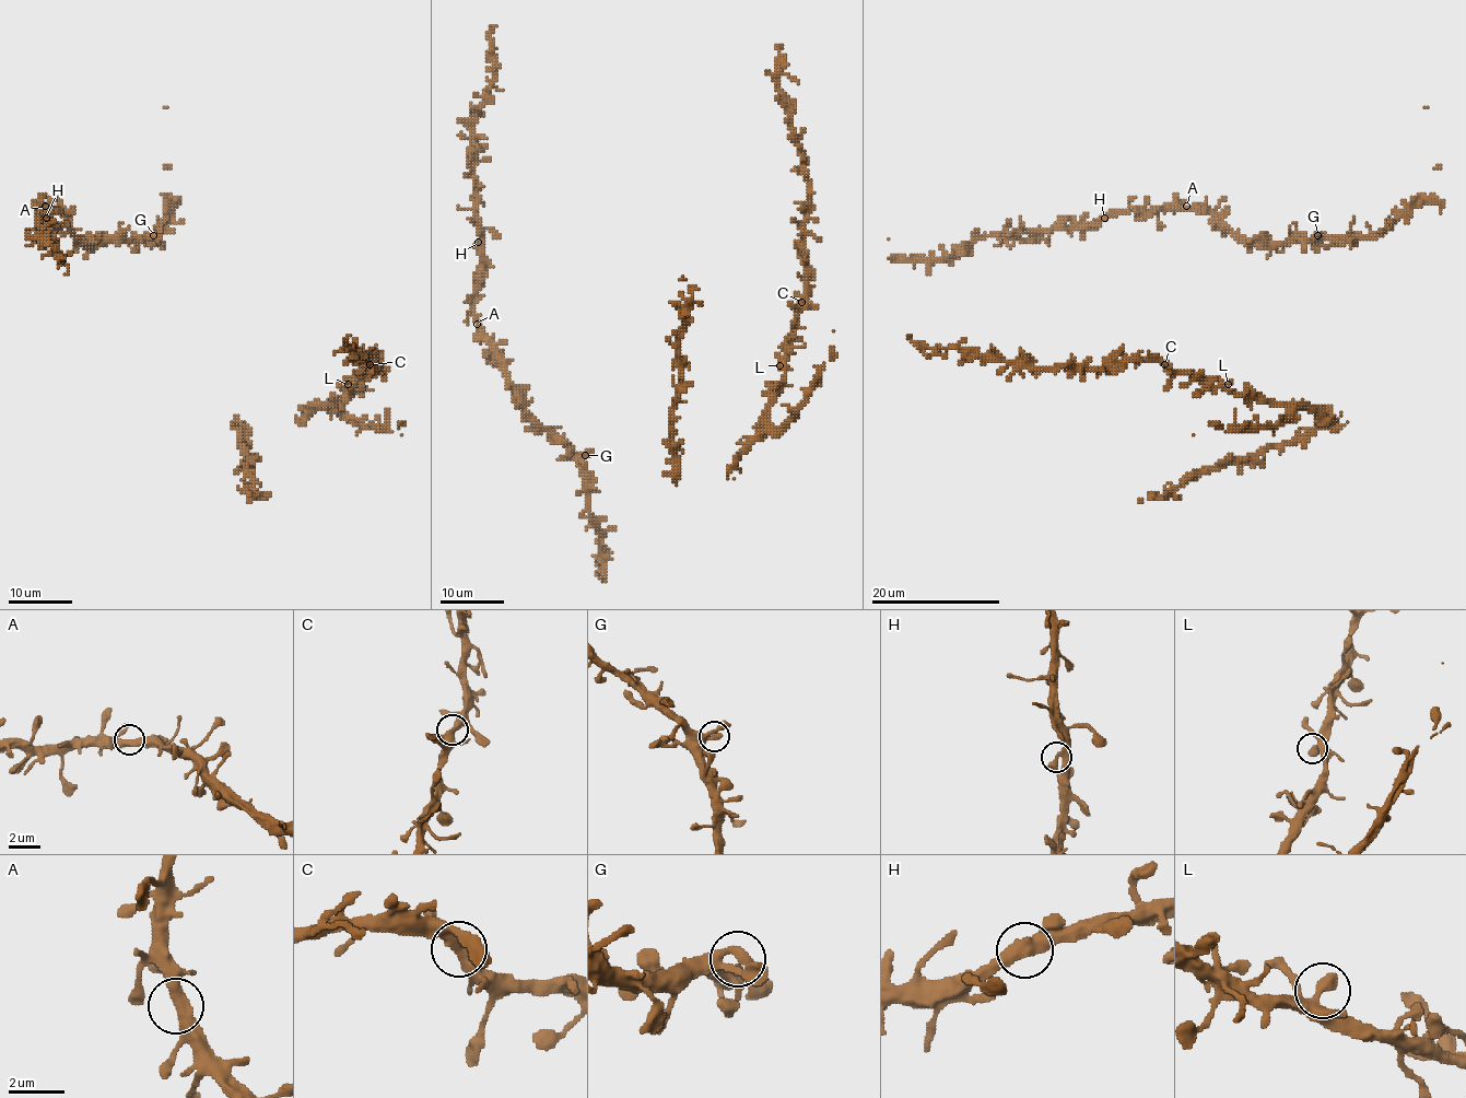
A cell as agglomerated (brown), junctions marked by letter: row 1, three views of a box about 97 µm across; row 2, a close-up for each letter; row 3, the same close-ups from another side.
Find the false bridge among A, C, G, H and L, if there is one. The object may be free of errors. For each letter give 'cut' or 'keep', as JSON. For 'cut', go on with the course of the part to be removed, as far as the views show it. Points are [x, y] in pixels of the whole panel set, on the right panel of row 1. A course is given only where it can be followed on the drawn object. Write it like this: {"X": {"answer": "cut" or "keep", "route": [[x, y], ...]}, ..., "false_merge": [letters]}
{"A": {"answer": "keep"}, "C": {"answer": "keep"}, "G": {"answer": "keep"}, "H": {"answer": "keep"}, "L": {"answer": "keep"}, "false_merge": []}

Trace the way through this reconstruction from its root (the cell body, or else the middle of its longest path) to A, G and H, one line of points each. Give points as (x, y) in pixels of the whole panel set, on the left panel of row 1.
A: (163, 249), (159, 242), (149, 238), (110, 238), (101, 243), (83, 243), (57, 211), (45, 206)
G: (163, 249), (159, 242), (149, 236), (153, 235)
H: (163, 249), (149, 238), (83, 243), (57, 211), (43, 208), (46, 218)

